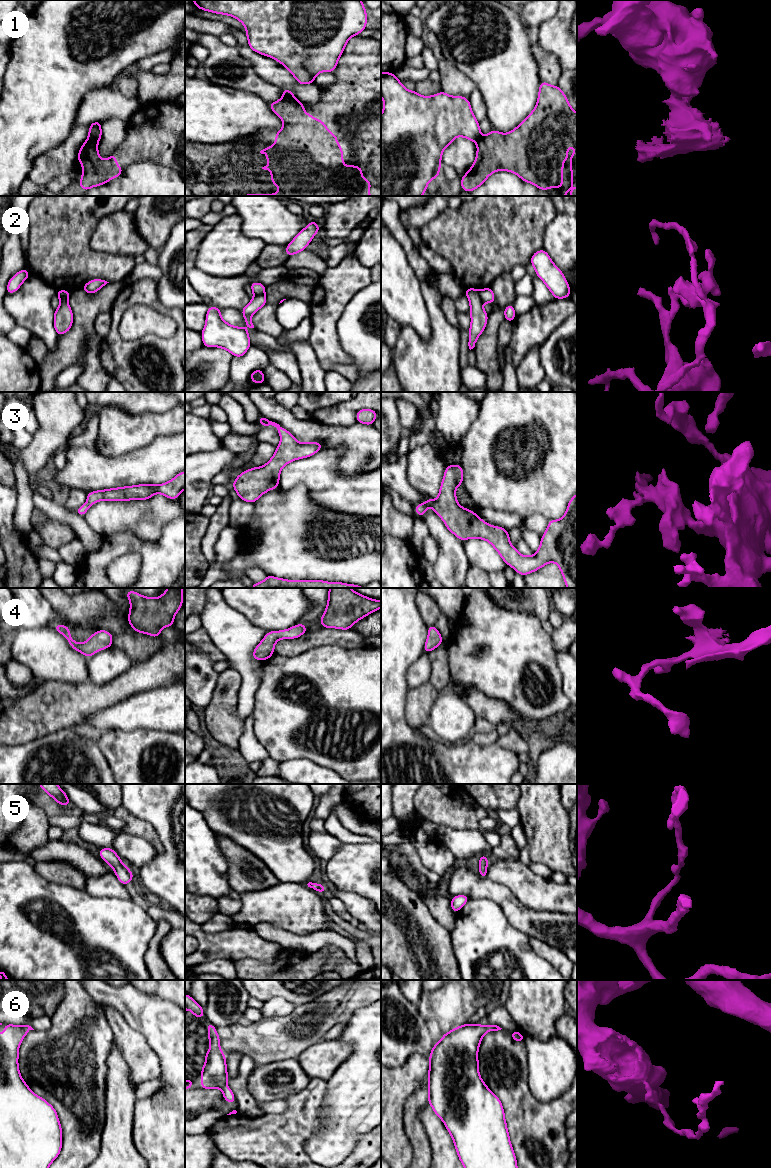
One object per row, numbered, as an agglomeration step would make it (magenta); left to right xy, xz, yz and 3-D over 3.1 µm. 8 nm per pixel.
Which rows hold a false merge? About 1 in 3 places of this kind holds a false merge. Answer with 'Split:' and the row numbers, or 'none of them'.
Split: 1, 2

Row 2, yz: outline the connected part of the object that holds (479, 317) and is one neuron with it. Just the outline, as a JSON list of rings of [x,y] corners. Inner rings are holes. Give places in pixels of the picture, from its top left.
[[[467,288],[464,290],[465,294],[470,303],[470,316],[471,316],[471,325],[469,328],[469,349],[473,349],[475,347],[476,341],[481,333],[484,331],[488,314],[484,310],[482,306],[482,301],[479,296],[479,290],[475,288]]]

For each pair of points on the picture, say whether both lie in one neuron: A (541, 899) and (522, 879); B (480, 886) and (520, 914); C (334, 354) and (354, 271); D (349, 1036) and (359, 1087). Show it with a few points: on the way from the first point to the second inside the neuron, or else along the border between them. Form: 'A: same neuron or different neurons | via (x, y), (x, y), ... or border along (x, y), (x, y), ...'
A: same neuron | via (536, 894), (526, 884)
B: same neuron | via (490, 890), (497, 892), (510, 905)
C: same neuron | via (327, 333), (327, 306), (333, 292)
D: same neuron | via (359, 1048), (359, 1074)

